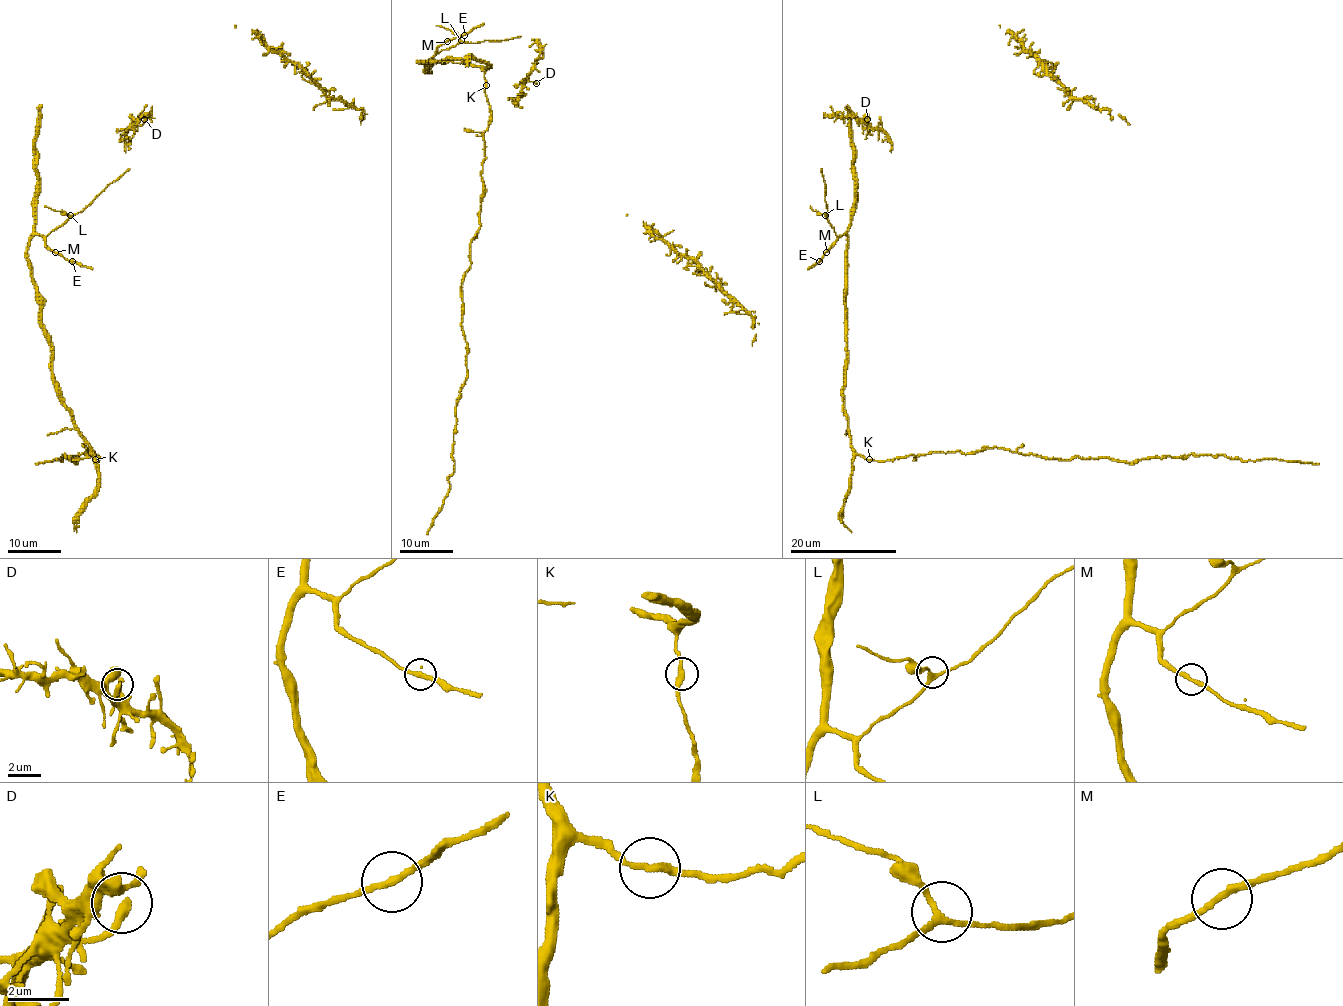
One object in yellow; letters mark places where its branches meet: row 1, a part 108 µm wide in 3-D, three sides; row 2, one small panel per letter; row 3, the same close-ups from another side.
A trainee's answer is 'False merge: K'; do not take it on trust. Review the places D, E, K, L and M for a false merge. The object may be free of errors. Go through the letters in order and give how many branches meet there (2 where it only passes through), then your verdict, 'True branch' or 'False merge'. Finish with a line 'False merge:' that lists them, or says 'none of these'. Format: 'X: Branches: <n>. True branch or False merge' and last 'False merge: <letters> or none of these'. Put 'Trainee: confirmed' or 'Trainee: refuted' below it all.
D: Branches: 1. True branch
E: Branches: 2. True branch
K: Branches: 2. True branch
L: Branches: 3. True branch
M: Branches: 2. True branch
False merge: none of these
Trainee: refuted

